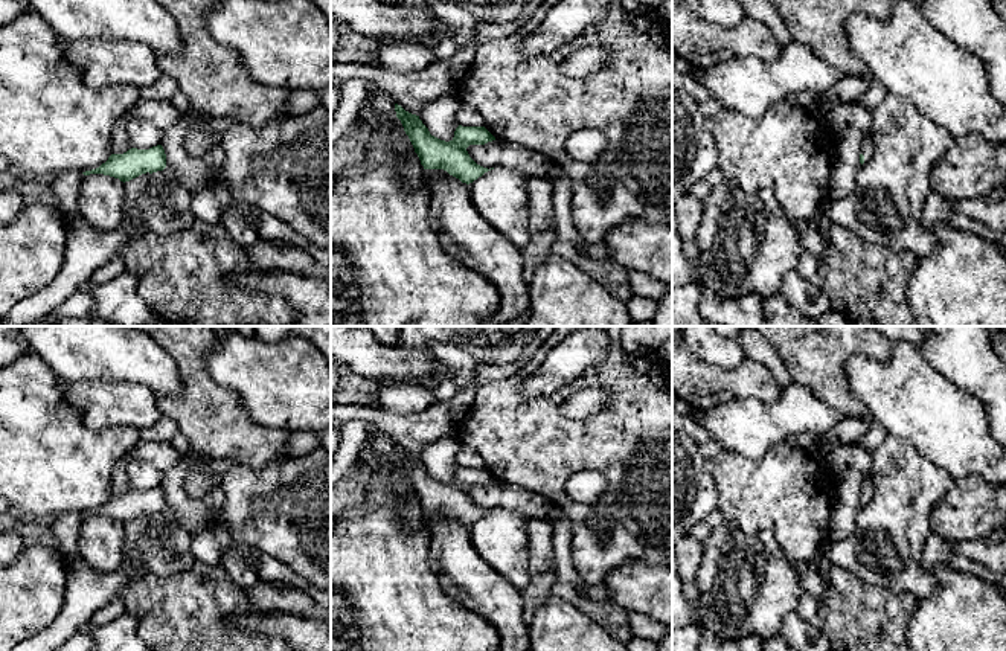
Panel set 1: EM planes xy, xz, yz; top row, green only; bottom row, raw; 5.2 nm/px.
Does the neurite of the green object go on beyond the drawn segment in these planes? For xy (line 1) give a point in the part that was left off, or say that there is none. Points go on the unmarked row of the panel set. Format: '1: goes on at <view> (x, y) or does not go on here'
1: does not go on here

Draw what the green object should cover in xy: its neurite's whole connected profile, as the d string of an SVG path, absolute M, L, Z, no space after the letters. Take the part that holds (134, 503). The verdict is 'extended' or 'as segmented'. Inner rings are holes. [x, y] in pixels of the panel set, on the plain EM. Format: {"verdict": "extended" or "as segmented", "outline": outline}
{"verdict": "as segmented", "outline": "M162 486L152 488L149 491L131 489L123 495L111 495L105 505L99 509L82 514L84 517L90 515L104 515L120 523L130 523L142 515L152 515L163 512L166 509L166 495Z"}

